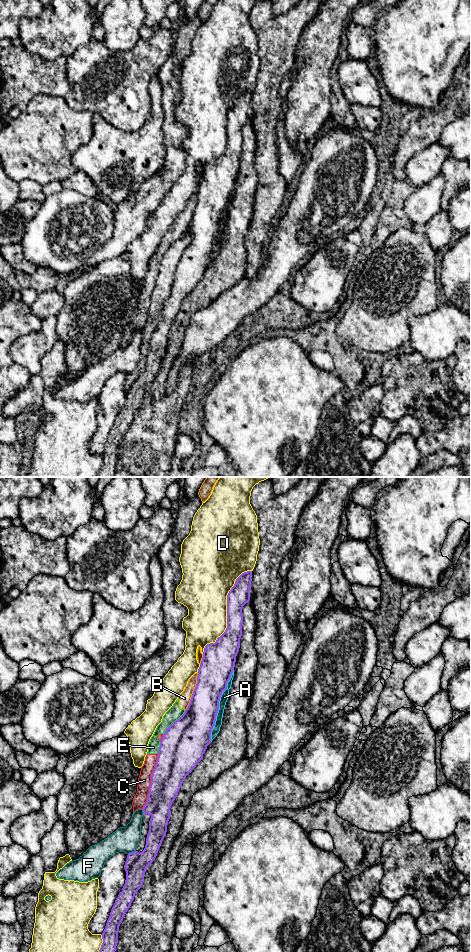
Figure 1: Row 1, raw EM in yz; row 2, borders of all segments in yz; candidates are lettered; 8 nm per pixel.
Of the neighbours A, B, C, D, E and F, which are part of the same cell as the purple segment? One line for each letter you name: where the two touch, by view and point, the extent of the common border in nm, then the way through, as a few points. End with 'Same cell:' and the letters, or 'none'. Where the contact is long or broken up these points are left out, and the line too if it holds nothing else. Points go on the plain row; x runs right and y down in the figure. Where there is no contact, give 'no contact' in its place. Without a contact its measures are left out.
Same cell: none

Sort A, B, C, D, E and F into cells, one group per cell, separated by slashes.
A / B C E / D / F

